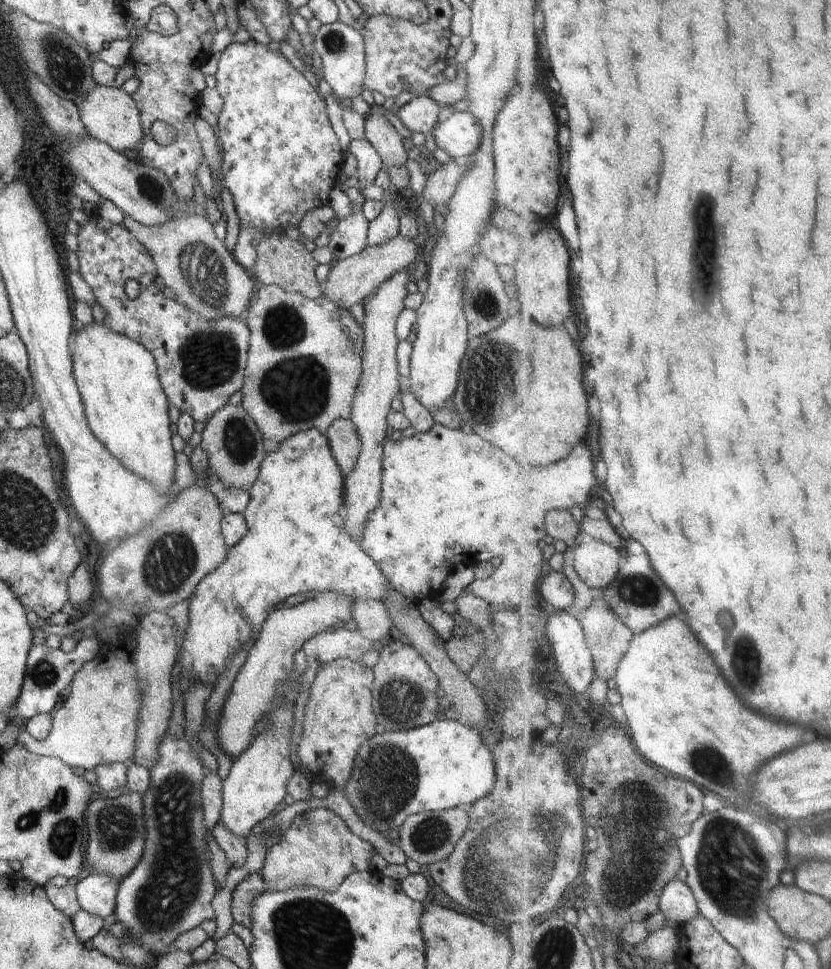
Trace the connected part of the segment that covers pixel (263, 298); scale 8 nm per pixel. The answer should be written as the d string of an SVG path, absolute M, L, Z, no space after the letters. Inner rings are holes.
M263 285L253 295L249 315L244 322L251 335L244 373L240 406L250 416L263 438L283 443L308 429L327 433L336 419L350 419L358 383L363 373L364 329L346 309L338 308L324 295L309 299L289 293L276 285Z

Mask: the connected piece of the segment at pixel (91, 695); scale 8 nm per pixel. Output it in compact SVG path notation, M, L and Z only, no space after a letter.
M118 628L113 646L102 644L102 654L82 665L71 682L70 694L57 707L52 728L43 741L37 741L24 730L18 733L17 743L34 754L58 757L68 766L82 770L94 770L98 765L128 765L132 762L141 708L141 688L134 660L137 633L134 635L133 630Z

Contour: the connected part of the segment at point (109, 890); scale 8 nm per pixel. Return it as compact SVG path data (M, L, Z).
M91 874L75 885L81 908L103 919L114 912L116 891L118 880L106 875Z

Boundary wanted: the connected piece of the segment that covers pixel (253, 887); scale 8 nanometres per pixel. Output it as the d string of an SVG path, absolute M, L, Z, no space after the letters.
M250 873L236 889L232 890L231 912L233 920L242 924L244 928L251 930L253 920L251 919L252 904L268 888L260 873Z

